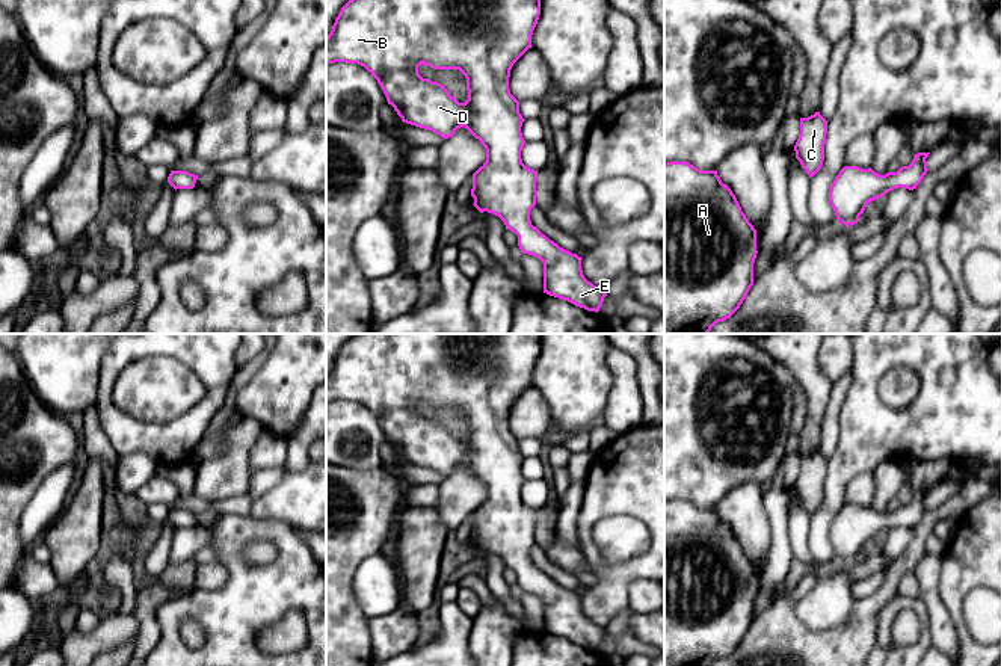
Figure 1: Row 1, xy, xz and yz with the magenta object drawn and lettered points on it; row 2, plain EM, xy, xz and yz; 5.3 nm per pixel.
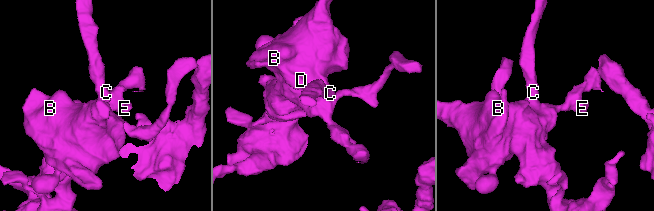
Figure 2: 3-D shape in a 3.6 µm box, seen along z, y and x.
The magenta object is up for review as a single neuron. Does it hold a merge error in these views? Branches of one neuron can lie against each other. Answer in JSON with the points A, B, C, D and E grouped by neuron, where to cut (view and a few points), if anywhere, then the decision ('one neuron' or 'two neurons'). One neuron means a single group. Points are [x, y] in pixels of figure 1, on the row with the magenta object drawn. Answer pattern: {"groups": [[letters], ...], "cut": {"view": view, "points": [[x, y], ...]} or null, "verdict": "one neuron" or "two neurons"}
{"groups": [["A", "B", "C", "D", "E"]], "cut": null, "verdict": "one neuron"}

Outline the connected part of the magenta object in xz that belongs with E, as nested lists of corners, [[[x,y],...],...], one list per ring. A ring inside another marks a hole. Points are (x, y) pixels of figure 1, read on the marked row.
[[[349,0],[326,36],[326,65],[346,62],[364,66],[380,85],[388,104],[406,124],[430,130],[444,139],[465,127],[479,139],[486,150],[486,162],[473,174],[473,205],[480,213],[498,216],[506,230],[518,236],[521,252],[544,263],[544,293],[598,313],[607,293],[584,278],[583,258],[550,240],[530,220],[530,210],[536,205],[537,196],[537,171],[527,168],[521,159],[525,143],[521,127],[525,119],[519,113],[519,101],[510,94],[509,77],[513,63],[533,47],[531,35],[539,15],[541,0]],[[421,63],[433,69],[459,69],[467,79],[468,100],[459,103],[441,83],[423,79],[418,74]]]

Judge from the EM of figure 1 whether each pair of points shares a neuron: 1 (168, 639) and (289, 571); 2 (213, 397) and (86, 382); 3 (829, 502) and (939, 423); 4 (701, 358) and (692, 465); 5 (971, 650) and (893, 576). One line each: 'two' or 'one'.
1: one
2: two
3: one
4: one
5: two

